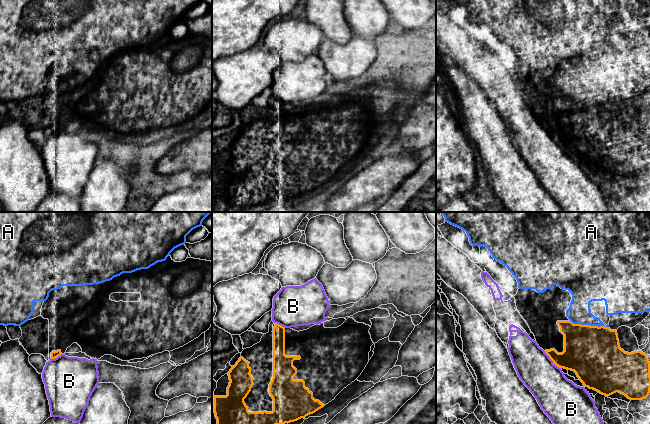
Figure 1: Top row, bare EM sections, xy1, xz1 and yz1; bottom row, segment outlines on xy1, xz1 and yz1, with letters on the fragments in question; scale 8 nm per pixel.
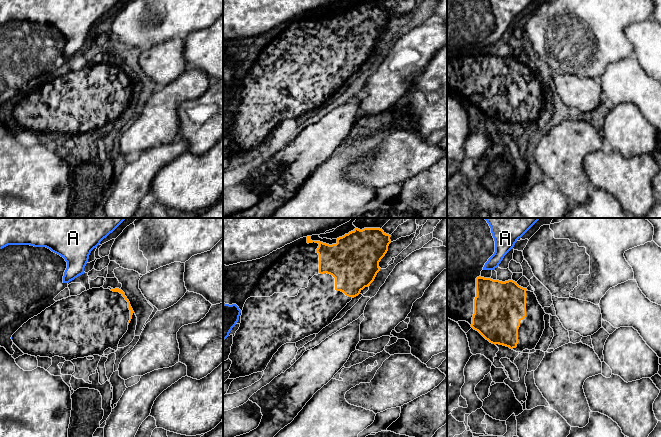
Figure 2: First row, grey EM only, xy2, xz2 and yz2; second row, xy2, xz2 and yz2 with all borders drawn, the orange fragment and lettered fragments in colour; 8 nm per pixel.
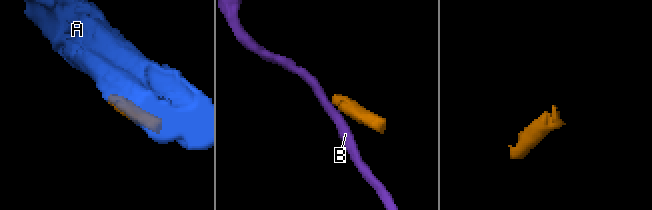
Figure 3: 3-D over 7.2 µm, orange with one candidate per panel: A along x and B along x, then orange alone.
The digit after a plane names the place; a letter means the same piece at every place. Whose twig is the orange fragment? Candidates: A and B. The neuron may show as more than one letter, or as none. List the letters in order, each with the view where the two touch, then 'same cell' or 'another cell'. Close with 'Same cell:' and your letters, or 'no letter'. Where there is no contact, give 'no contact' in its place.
A: contact in yz1; another cell
B: contact in yz1; another cell
Same cell: no letter

